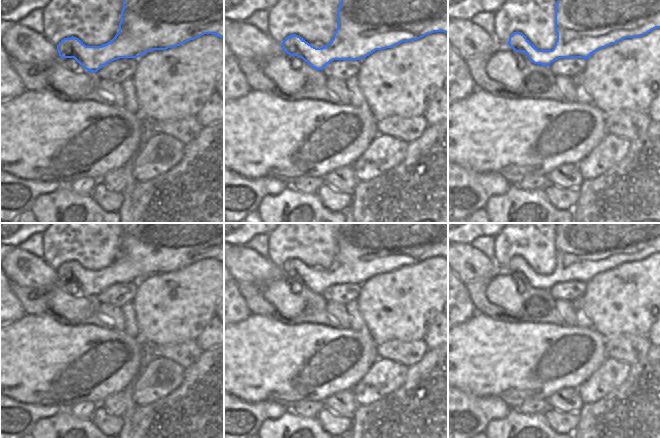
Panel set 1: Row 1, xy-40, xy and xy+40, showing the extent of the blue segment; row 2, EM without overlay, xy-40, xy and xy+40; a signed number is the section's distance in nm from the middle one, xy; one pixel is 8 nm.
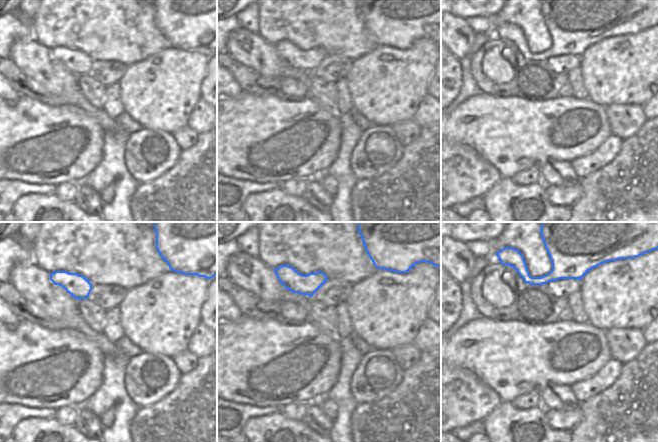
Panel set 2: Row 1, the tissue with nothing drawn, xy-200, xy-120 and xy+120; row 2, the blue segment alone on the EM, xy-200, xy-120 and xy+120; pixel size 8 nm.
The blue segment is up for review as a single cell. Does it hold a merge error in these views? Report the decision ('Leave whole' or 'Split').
Leave whole.

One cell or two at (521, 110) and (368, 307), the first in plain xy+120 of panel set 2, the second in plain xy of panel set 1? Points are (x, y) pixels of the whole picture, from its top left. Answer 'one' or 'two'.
two

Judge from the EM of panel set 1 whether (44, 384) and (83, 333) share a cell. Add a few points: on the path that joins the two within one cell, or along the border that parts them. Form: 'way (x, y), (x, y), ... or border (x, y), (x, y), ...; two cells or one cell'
way (57, 371), (82, 346); one cell

